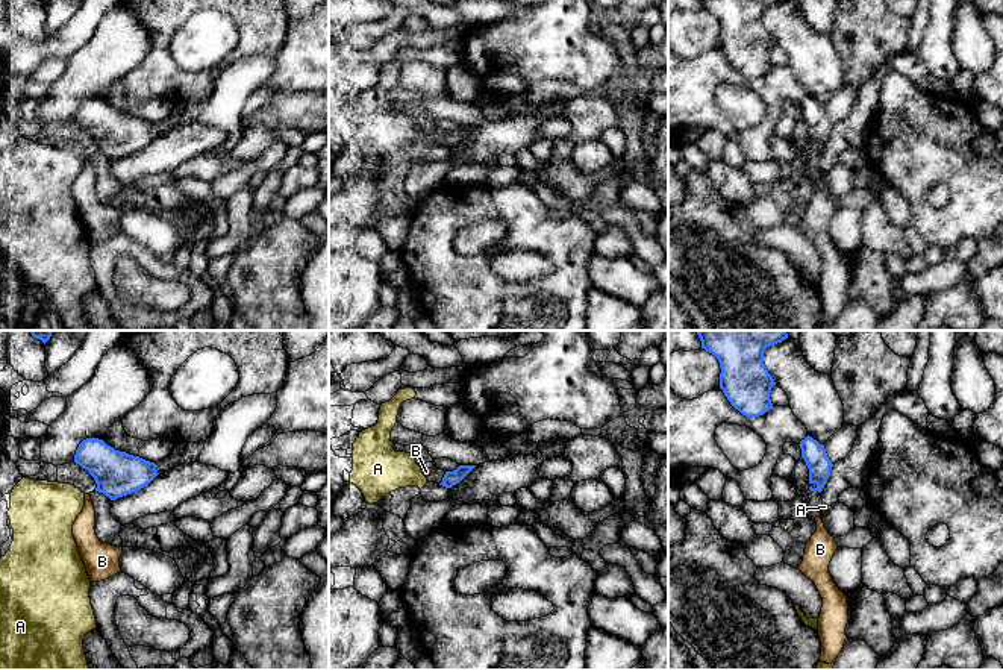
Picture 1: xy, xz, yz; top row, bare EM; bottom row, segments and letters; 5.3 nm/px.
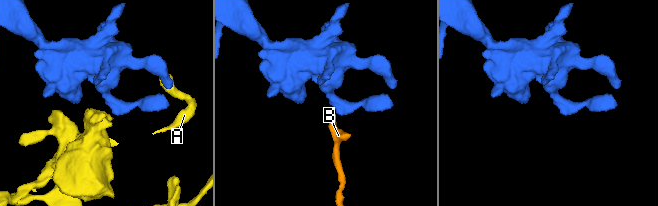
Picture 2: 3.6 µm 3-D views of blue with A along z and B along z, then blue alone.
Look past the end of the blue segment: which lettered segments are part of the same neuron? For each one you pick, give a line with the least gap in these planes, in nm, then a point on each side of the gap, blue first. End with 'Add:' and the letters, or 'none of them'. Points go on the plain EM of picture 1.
A: 70 nm | xy (96, 150), (84, 153)
Add: A

